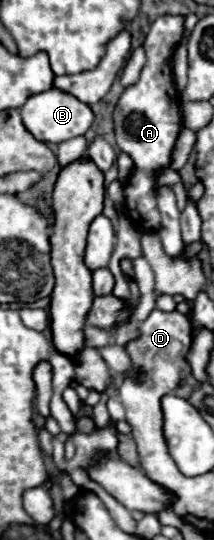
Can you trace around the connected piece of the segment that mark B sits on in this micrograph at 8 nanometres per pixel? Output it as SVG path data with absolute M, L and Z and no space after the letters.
M50 89L44 91L40 95L32 95L22 107L20 107L20 115L24 121L24 127L40 141L46 143L62 143L66 139L84 135L90 125L94 123L94 111L90 105L78 101L74 95L70 93L62 93L60 89Z

